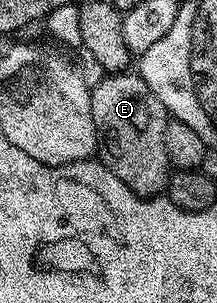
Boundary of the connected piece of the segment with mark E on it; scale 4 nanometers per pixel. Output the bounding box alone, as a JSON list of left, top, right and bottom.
[91,71,169,196]

